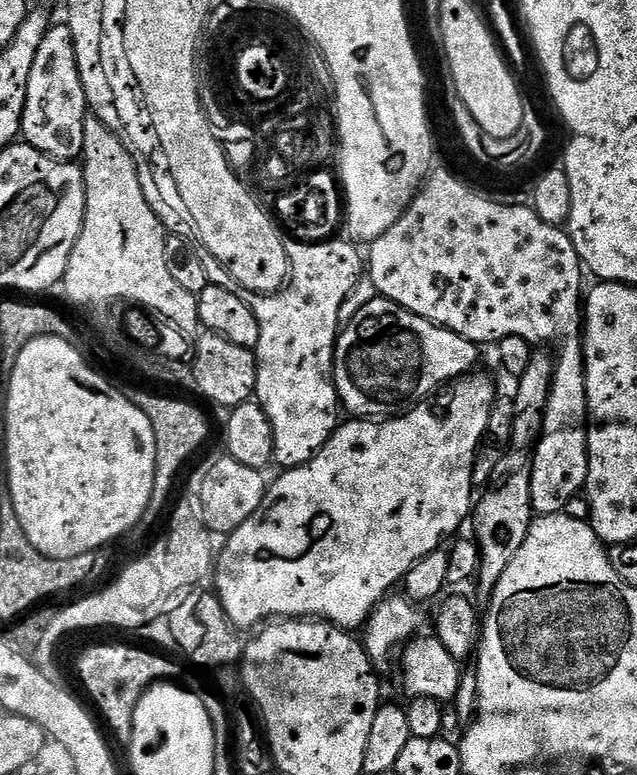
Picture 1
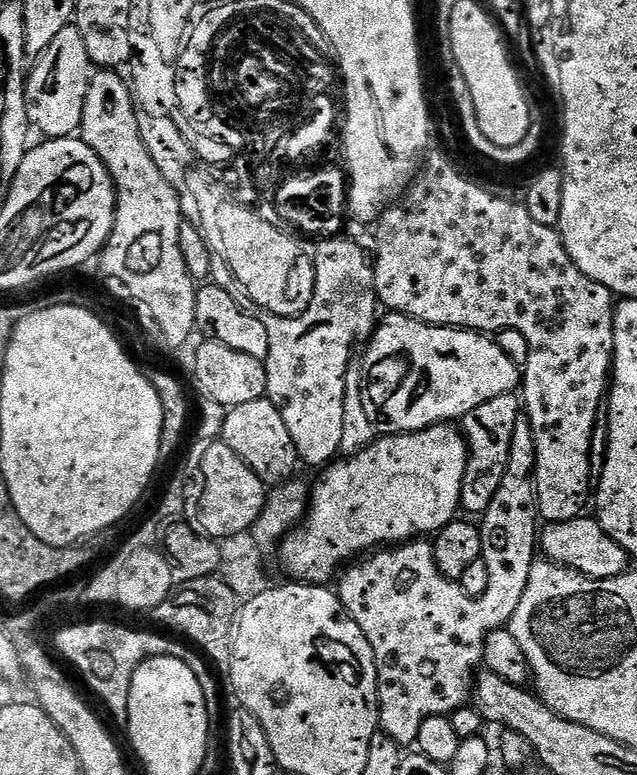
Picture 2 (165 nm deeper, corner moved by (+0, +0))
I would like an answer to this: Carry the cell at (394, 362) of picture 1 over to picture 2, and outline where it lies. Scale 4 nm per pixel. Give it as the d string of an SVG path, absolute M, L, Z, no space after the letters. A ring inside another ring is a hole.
M389 311L384 315L379 317L367 341L368 349L362 355L364 409L377 433L401 436L404 432L421 432L435 424L460 422L470 410L478 410L482 402L490 402L490 398L498 398L507 392L515 393L521 387L521 365L514 363L491 335L466 328L424 324L401 312Z

